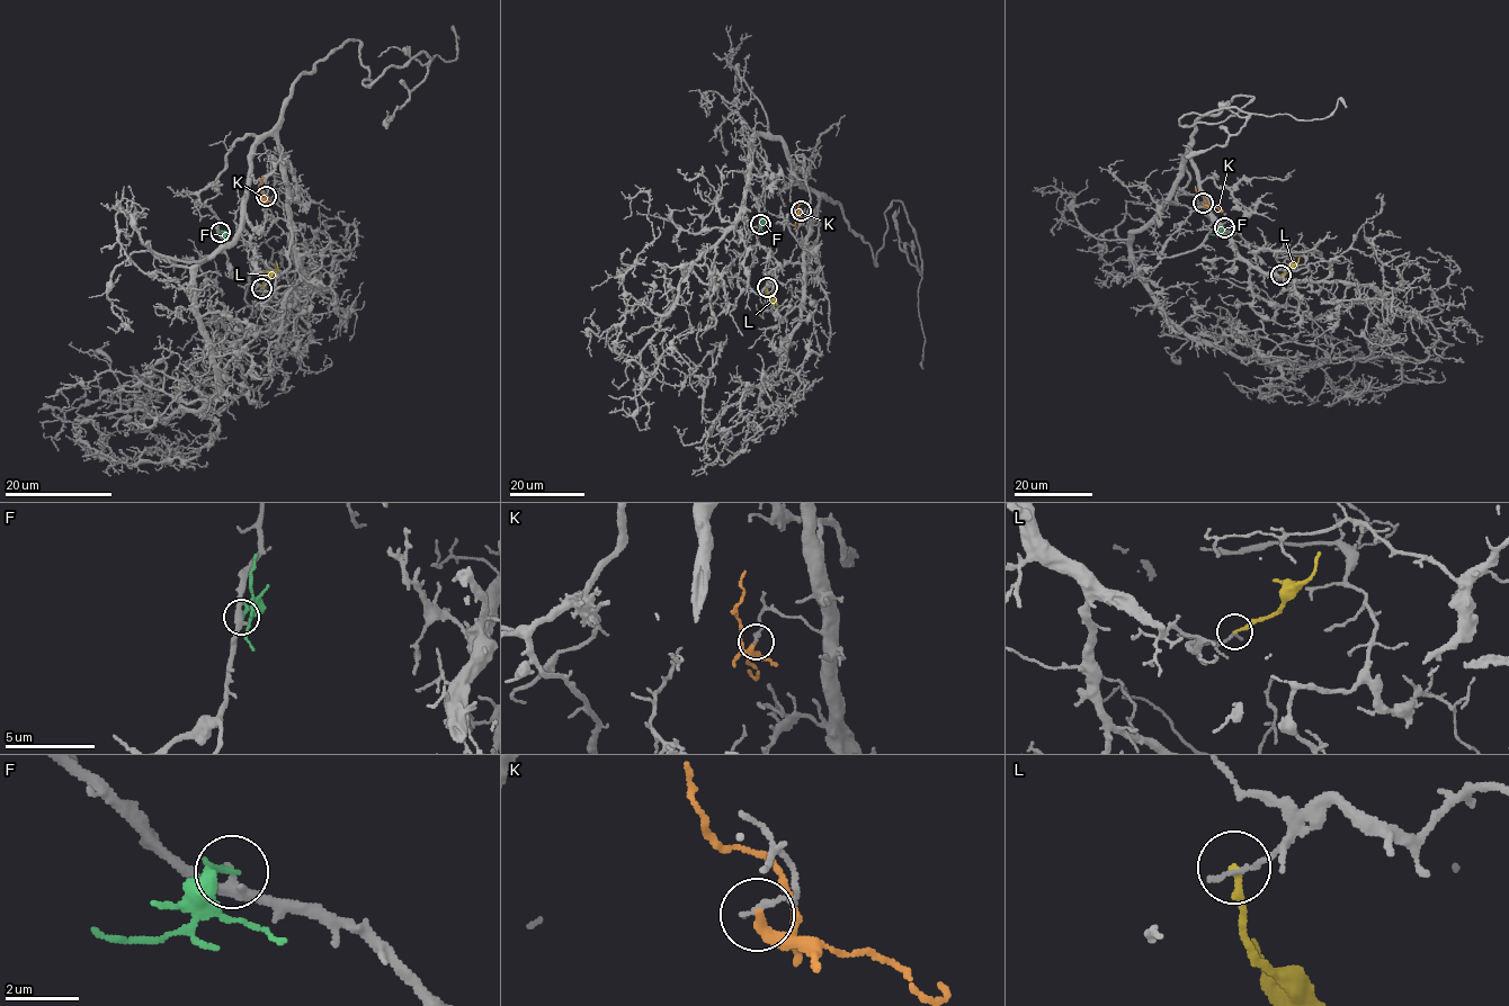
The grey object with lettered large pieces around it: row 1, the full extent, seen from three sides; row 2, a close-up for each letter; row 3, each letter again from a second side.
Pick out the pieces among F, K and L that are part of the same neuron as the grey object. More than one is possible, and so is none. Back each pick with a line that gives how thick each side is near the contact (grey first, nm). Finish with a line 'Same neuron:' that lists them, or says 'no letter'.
Same neuron: no letter

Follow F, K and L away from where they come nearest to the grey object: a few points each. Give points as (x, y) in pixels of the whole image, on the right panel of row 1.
F: (1224, 227), (1217, 233), (1208, 233)
K: (1203, 203), (1206, 200), (1195, 186)
L: (1280, 275), (1288, 271), (1298, 258)

